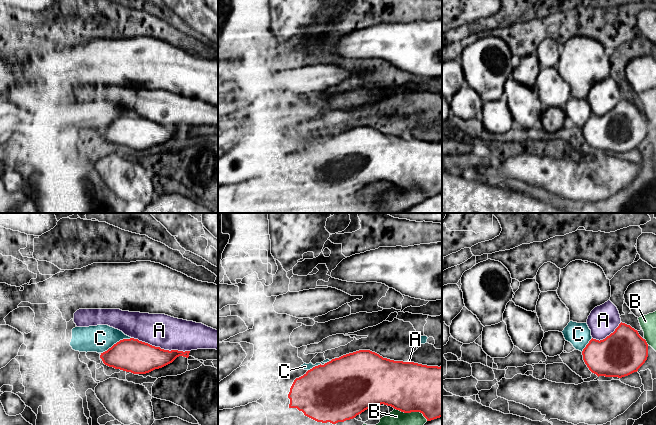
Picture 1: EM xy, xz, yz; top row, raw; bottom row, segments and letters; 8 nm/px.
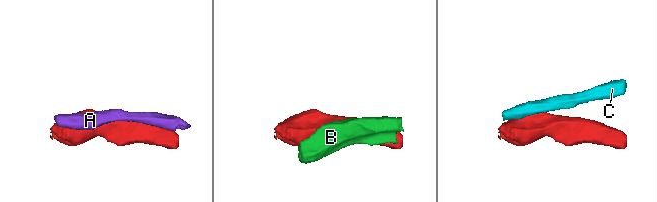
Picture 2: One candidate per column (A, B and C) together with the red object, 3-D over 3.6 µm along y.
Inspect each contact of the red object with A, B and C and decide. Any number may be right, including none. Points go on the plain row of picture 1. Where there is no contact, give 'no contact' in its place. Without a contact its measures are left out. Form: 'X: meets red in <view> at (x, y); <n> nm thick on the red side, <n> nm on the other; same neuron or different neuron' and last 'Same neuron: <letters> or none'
A: meets red in xy at (159, 123); 280 nm thick on the red side, 260 nm on the other; different neuron
B: meets red in xz at (411, 187); 400 nm thick on the red side, 220 nm on the other; different neuron
C: meets red in xy at (116, 119); 280 nm thick on the red side, 220 nm on the other; different neuron
Same neuron: none

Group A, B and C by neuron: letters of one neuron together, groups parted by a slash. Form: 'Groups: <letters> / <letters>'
Groups: A / B / C

